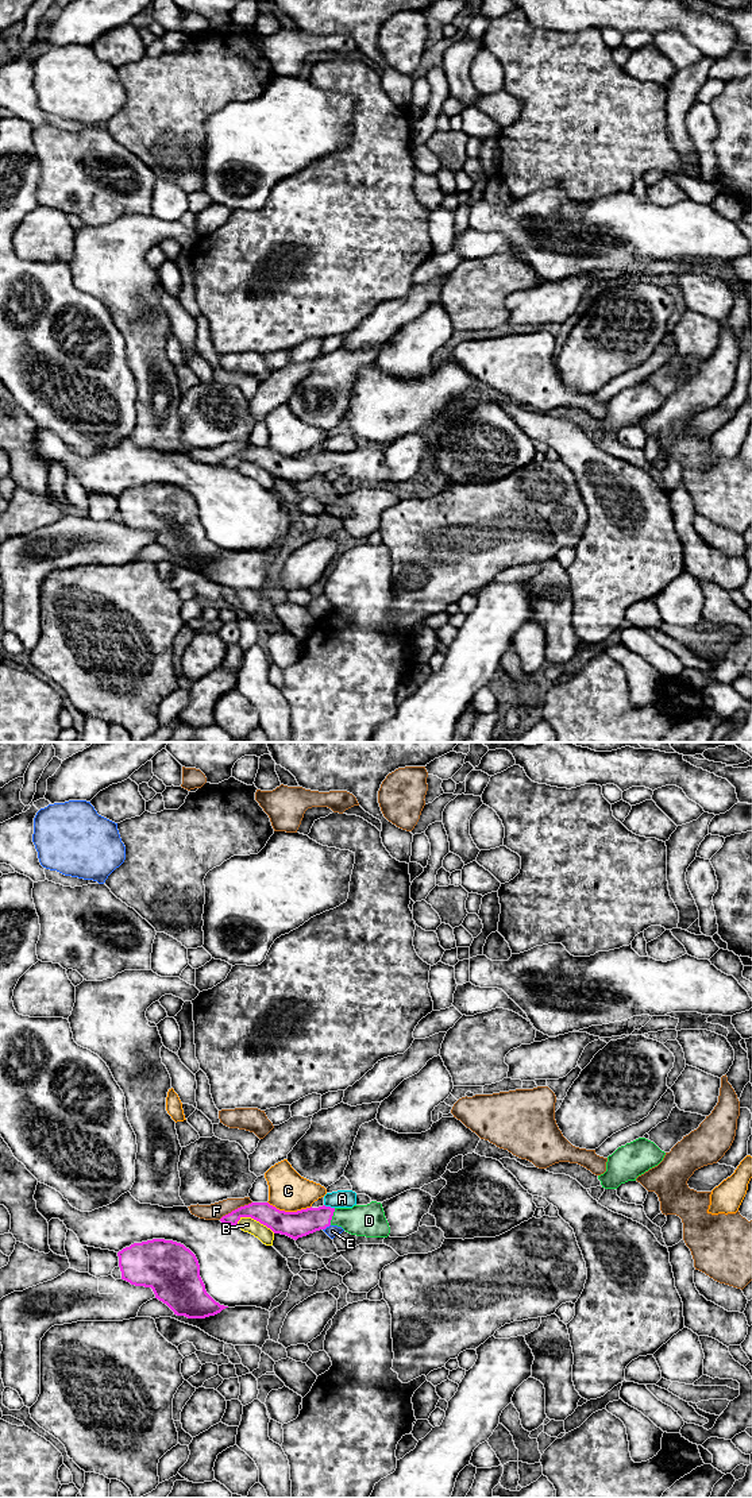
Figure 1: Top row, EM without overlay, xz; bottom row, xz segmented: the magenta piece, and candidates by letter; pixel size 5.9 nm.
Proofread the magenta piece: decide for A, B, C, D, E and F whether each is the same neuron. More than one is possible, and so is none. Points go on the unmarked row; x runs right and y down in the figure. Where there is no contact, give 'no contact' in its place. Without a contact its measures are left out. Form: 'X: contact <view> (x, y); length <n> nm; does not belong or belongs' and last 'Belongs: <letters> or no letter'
A: contact xz (330, 451); length 70 nm; does not belong
B: contact xz (255, 463); length 240 nm; does not belong
C: contact xz (289, 456); length 260 nm; does not belong
D: contact xz (331, 460); length 110 nm; belongs
E: contact xz (326, 471); length 60 nm; does not belong
F: contact xz (235, 454); length 220 nm; does not belong
Belongs: D

